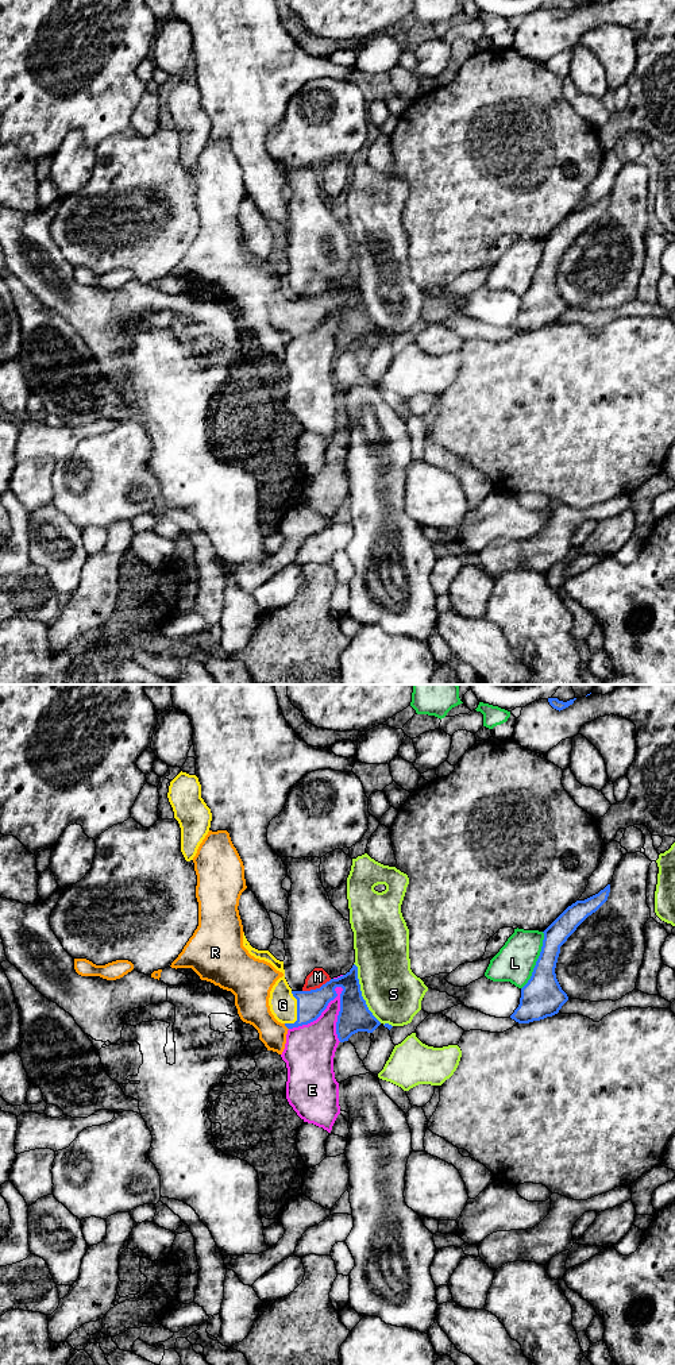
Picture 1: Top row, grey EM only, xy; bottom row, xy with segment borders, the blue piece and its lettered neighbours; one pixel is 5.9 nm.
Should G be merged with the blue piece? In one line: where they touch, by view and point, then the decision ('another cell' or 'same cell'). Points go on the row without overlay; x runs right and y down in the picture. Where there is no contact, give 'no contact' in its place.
contact xy (297, 320); same cell

